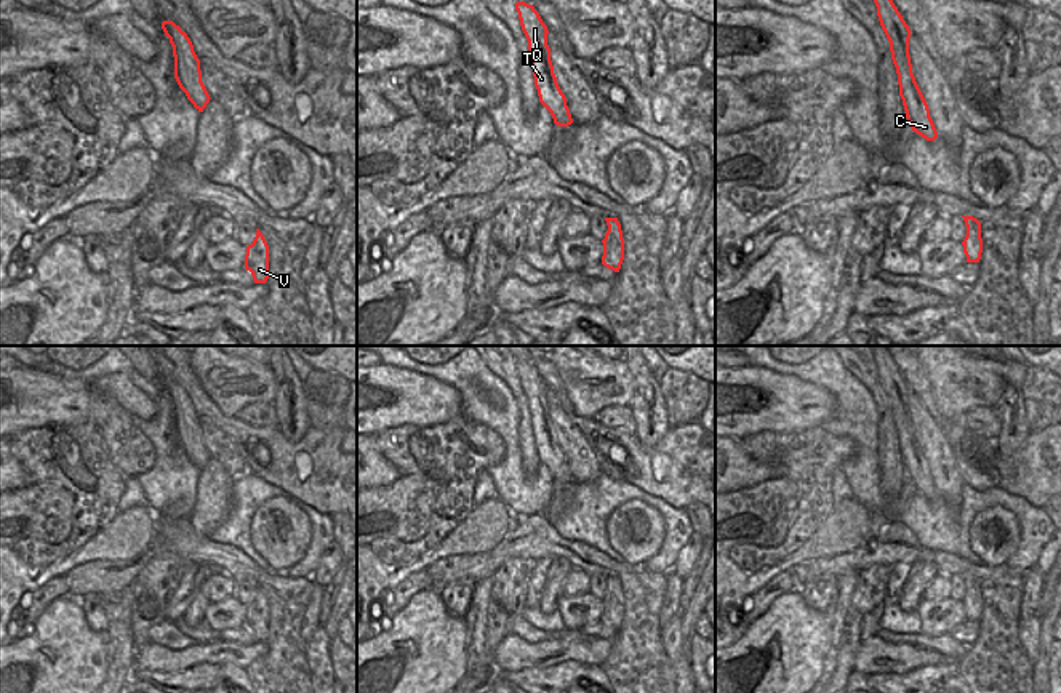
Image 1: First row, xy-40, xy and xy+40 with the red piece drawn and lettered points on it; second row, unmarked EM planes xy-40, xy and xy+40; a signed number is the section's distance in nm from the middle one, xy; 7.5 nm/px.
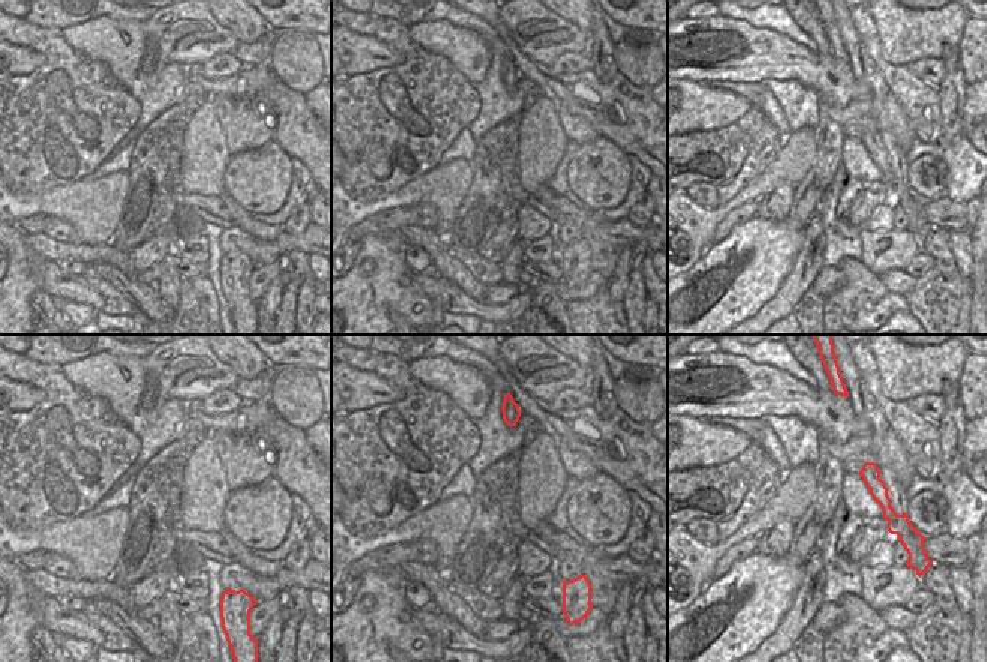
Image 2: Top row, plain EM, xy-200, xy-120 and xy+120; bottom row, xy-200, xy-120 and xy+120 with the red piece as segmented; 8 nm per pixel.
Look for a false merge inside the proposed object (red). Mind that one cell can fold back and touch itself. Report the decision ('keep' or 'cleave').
cleave

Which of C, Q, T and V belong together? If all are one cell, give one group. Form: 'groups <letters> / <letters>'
groups C Q T / V

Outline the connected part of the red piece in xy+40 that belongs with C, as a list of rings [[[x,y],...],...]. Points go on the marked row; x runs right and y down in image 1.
[[[874,0],[880,26],[890,42],[891,59],[898,74],[899,96],[906,110],[906,118],[917,134],[927,141],[935,141],[938,131],[930,117],[928,104],[912,74],[909,56],[911,29],[895,6],[893,0]]]

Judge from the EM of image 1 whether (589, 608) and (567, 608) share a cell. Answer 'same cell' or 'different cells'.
same cell

